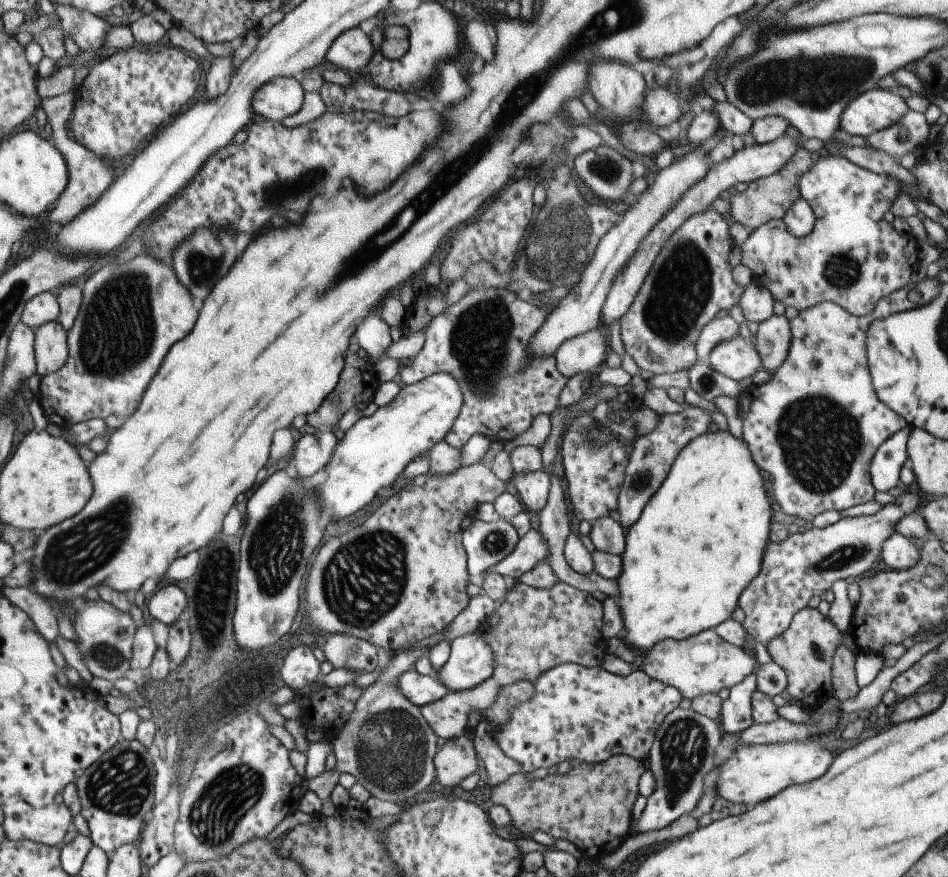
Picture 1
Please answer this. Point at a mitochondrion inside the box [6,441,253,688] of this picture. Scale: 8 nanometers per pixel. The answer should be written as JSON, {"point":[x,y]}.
{"point":[84,548]}

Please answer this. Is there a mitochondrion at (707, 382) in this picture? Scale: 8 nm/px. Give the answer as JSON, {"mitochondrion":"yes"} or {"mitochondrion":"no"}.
{"mitochondrion":"yes"}

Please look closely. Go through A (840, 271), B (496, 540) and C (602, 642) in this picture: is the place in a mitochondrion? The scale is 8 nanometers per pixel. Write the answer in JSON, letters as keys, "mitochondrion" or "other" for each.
{"A":"mitochondrion","B":"mitochondrion","C":"other"}

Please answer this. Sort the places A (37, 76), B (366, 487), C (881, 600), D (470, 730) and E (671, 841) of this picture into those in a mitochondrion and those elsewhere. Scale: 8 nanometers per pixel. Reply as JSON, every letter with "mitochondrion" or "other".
{"A":"other","B":"other","C":"other","D":"other","E":"other"}

